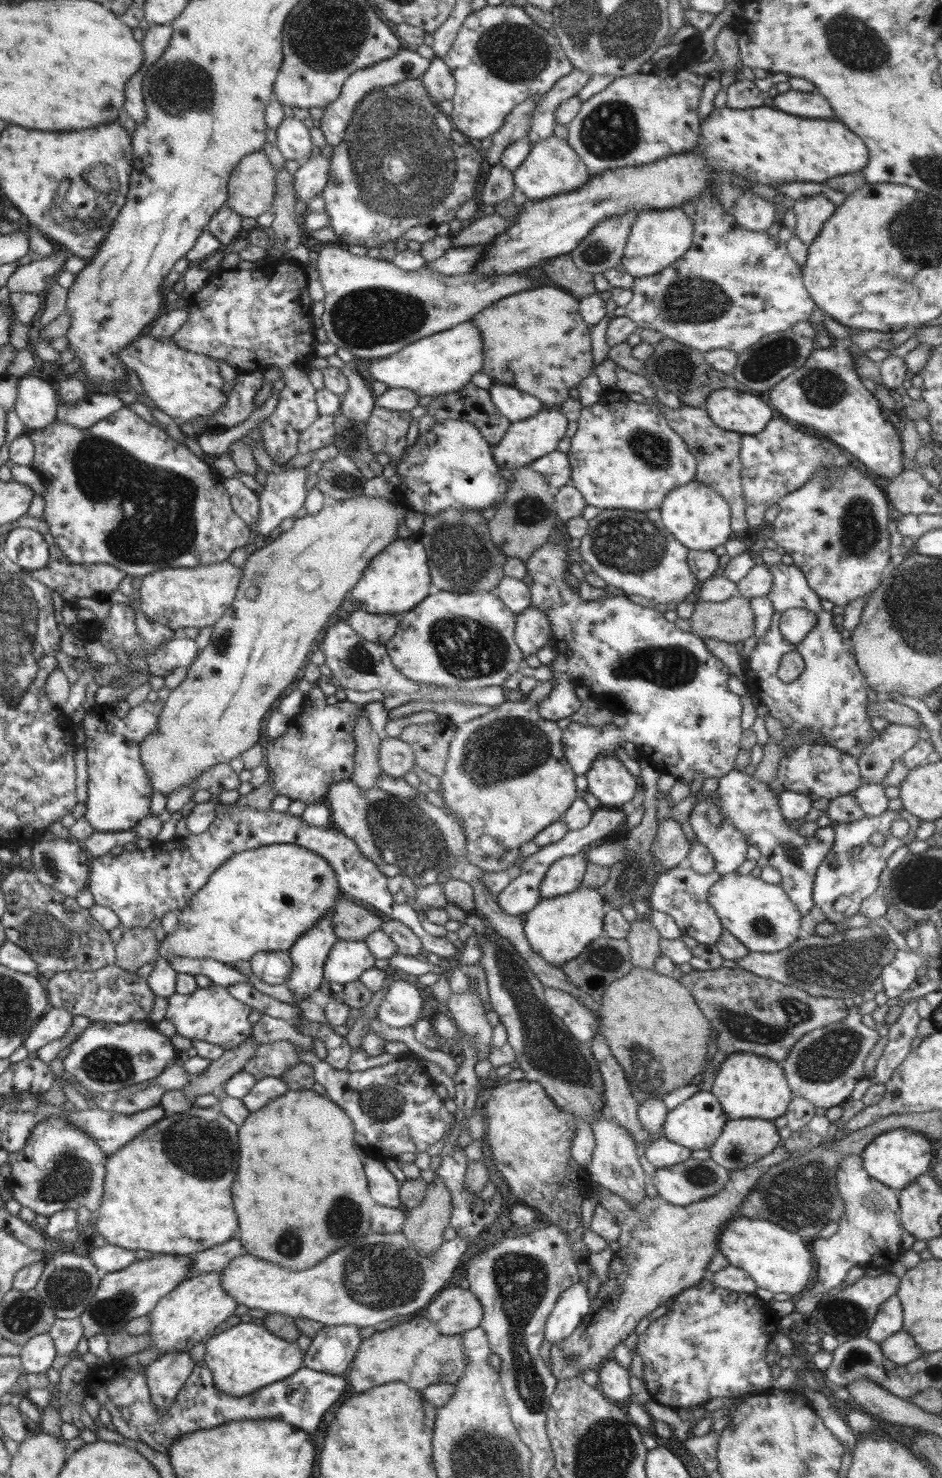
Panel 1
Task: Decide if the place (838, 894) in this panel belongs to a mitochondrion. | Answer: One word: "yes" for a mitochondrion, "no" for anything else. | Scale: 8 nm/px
no

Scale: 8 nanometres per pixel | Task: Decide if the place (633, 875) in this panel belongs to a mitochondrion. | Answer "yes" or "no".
yes

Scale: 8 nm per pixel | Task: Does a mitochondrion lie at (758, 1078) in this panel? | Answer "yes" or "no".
no

